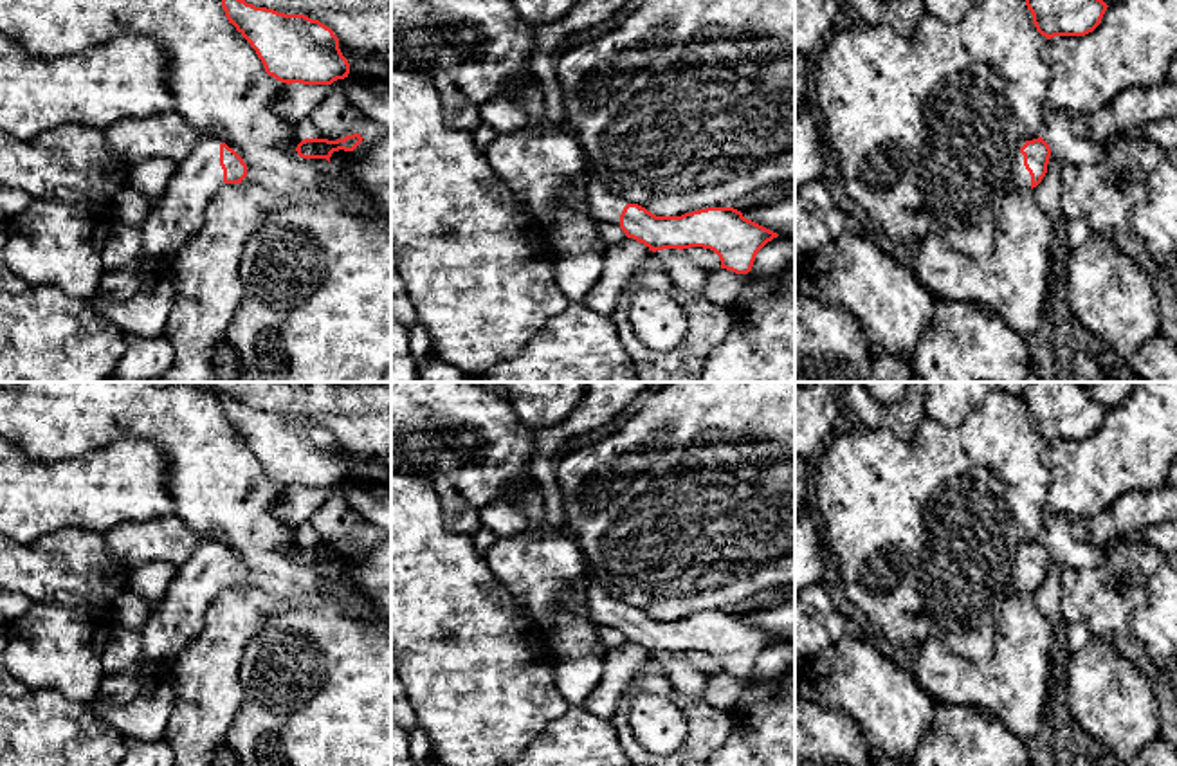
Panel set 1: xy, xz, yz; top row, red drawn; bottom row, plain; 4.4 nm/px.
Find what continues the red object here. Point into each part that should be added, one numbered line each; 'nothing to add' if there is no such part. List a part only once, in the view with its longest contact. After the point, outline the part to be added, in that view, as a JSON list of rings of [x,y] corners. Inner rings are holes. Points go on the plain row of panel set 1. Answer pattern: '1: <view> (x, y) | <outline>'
1: yz (1019, 583) | [[[1026,546],[1018,548],[1015,568],[1011,571],[1011,579],[1009,579],[1009,593],[1011,595],[1015,595],[1015,593],[1031,593],[1031,579],[1026,573],[1026,570],[1024,570],[1024,559],[1020,557],[1020,552],[1024,548]]]

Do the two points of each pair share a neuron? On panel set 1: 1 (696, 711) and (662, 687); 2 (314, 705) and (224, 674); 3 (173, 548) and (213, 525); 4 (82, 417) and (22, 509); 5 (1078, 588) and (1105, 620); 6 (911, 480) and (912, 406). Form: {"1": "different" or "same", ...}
{"1": "same", "2": "different", "3": "different", "4": "different", "5": "same", "6": "different"}

